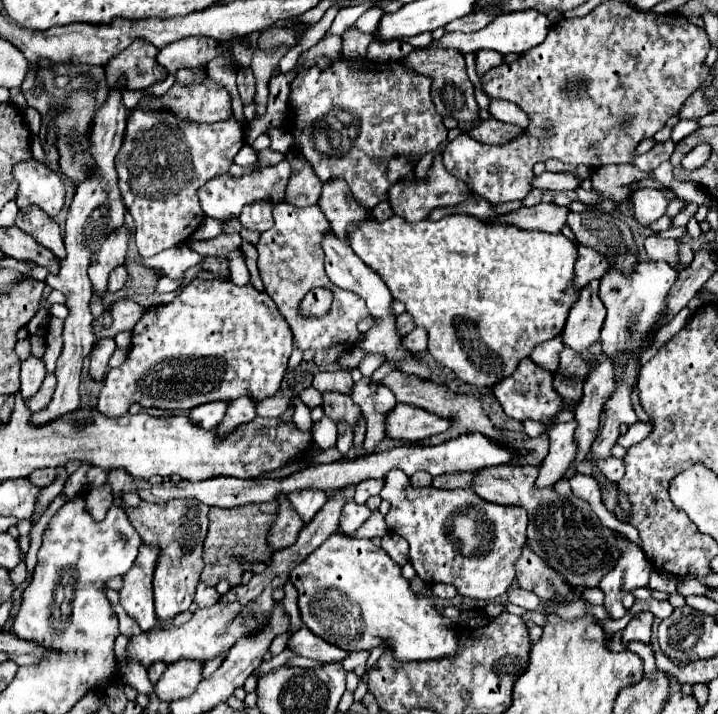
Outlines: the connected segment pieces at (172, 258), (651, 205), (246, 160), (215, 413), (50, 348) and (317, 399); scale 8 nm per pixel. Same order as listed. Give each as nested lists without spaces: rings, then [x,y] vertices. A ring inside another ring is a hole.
[[[178,245],[174,249],[168,249],[168,251],[162,251],[158,253],[156,257],[138,257],[134,259],[134,263],[140,263],[140,265],[146,265],[146,267],[160,267],[170,279],[182,279],[184,271],[202,263],[202,255],[194,253],[192,249],[188,249],[186,245]]]
[[[638,189],[632,195],[634,203],[634,219],[640,227],[650,227],[654,221],[658,221],[668,207],[668,201],[658,189]]]
[[[244,145],[244,147],[236,153],[234,163],[236,163],[236,165],[246,165],[246,167],[258,169],[258,163],[256,163],[256,151],[254,151],[250,145]]]
[[[214,401],[210,405],[198,405],[196,409],[190,409],[188,419],[190,423],[202,427],[202,429],[214,429],[218,421],[222,421],[226,413],[226,401]]]
[[[50,319],[50,323],[48,323],[46,353],[43,356],[44,361],[46,361],[48,373],[54,373],[56,361],[58,361],[60,351],[62,351],[62,327],[64,327],[64,321],[62,319]]]
[[[308,387],[308,389],[304,389],[304,391],[300,391],[300,395],[298,395],[300,399],[302,399],[302,403],[304,405],[308,405],[310,409],[314,409],[314,407],[318,407],[320,403],[322,403],[322,395],[320,395],[320,391],[316,391],[314,387]]]

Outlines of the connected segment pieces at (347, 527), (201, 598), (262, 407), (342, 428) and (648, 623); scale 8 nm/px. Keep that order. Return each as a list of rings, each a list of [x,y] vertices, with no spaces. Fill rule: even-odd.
[[[348,503],[346,509],[342,509],[342,517],[340,517],[340,531],[342,533],[354,533],[368,517],[372,515],[370,509],[366,509],[366,505],[358,505],[358,503]]]
[[[202,581],[196,587],[196,595],[194,595],[194,603],[198,607],[212,607],[214,603],[218,603],[220,593],[214,587],[206,587]]]
[[[276,395],[259,401],[256,413],[258,417],[278,418],[289,408],[289,399]]]
[[[338,421],[338,441],[336,447],[340,449],[342,455],[348,453],[348,449],[352,447],[352,427],[346,421]]]
[[[648,611],[636,615],[636,617],[626,625],[626,629],[622,631],[622,641],[642,641],[642,643],[650,643],[652,621],[654,621],[654,615],[648,613]]]

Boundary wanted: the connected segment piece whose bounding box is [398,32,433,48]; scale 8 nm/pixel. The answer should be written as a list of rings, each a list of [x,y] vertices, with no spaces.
[[[426,32],[414,37],[399,38],[399,41],[407,42],[416,48],[422,48],[429,45],[432,41],[432,33]]]

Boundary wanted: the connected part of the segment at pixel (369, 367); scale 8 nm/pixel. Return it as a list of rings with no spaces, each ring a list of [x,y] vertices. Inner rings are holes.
[[[370,353],[364,357],[358,368],[363,376],[370,377],[384,362],[382,355]]]

